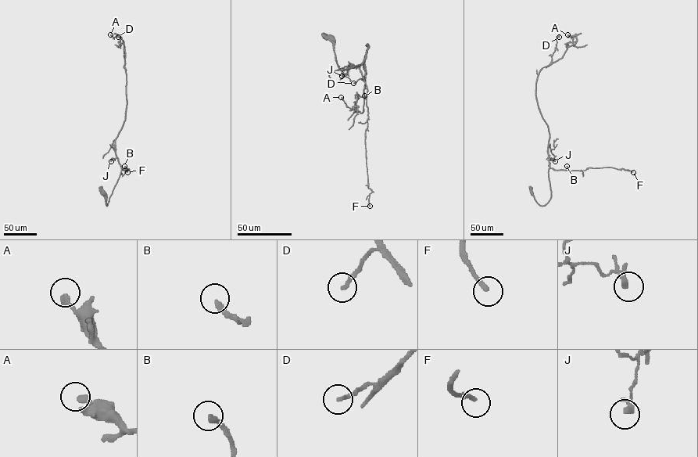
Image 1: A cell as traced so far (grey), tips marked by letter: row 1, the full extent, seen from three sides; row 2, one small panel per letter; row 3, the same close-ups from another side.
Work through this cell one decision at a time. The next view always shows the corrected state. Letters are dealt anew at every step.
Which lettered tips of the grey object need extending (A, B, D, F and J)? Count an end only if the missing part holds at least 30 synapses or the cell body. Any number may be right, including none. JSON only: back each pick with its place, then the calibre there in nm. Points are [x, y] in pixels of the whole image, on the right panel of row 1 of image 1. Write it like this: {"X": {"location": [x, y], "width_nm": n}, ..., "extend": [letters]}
{"extend": []}

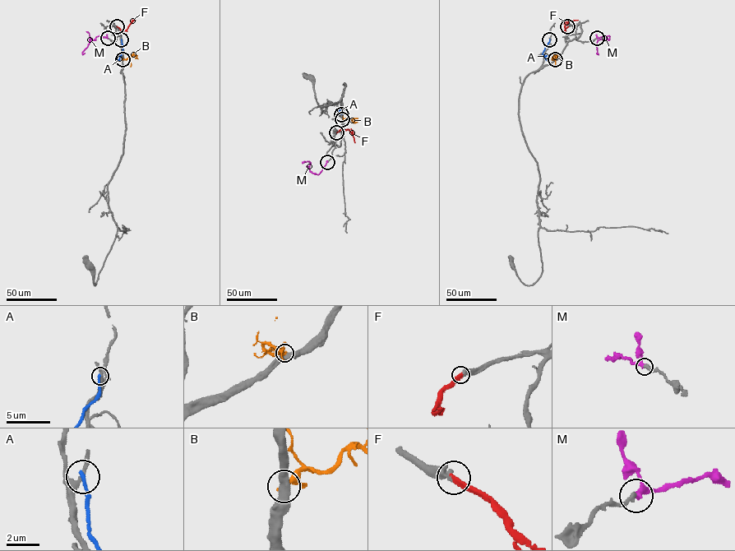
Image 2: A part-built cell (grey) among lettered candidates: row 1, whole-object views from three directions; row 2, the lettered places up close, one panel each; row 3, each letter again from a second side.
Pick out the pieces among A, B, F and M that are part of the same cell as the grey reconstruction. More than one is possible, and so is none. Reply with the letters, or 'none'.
F, M

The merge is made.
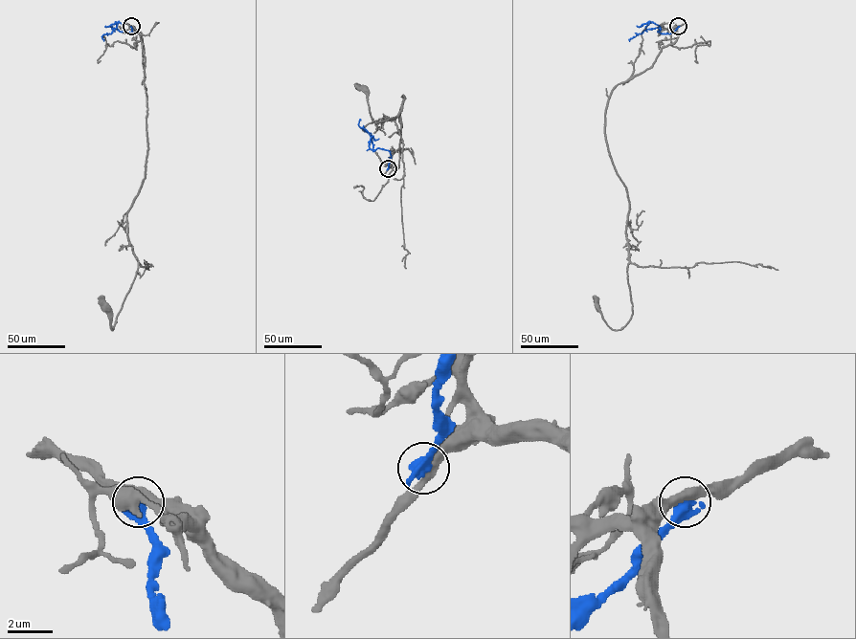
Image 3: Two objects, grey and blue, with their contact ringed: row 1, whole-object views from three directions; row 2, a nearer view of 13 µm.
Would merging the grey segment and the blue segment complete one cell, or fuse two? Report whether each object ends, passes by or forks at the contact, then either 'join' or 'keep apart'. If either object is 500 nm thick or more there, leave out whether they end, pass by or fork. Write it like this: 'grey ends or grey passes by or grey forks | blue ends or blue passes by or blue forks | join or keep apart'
grey passes by | blue passes by | keep apart

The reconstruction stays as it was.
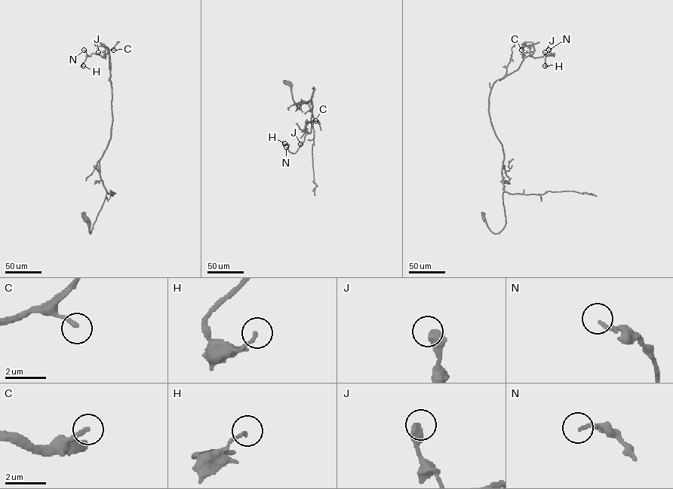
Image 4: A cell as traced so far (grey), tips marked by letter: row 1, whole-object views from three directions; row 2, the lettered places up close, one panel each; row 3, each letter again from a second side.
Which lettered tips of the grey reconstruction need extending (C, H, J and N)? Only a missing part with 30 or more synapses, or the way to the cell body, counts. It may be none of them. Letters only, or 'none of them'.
C

